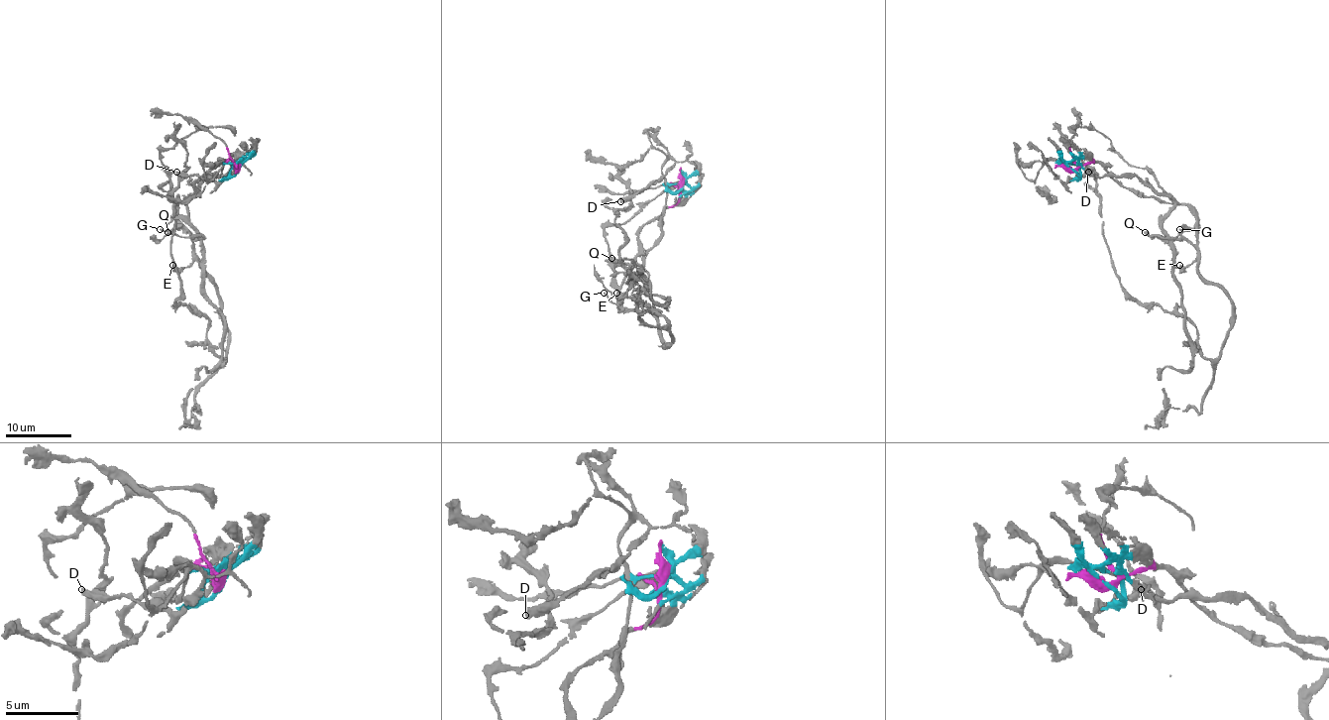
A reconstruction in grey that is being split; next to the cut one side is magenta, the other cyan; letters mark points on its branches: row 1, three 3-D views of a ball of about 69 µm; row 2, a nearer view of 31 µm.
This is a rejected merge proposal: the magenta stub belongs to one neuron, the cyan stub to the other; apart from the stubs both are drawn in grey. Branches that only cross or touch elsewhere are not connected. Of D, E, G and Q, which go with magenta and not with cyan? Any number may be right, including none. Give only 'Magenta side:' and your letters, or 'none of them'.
Magenta side: E, G, Q

